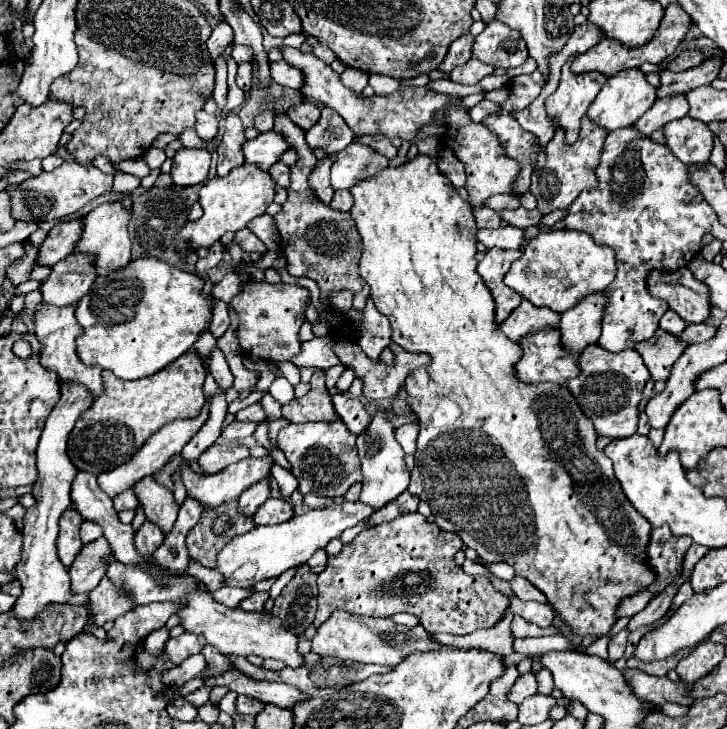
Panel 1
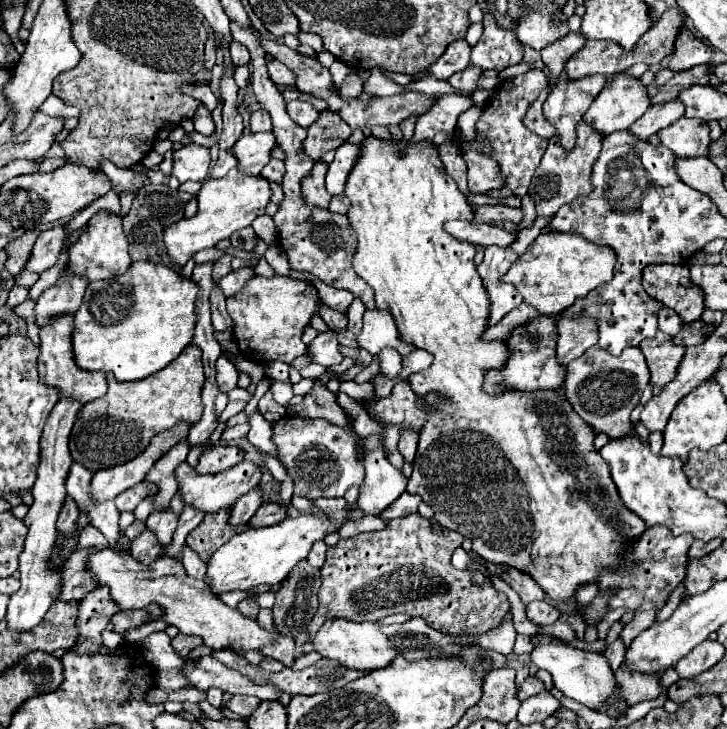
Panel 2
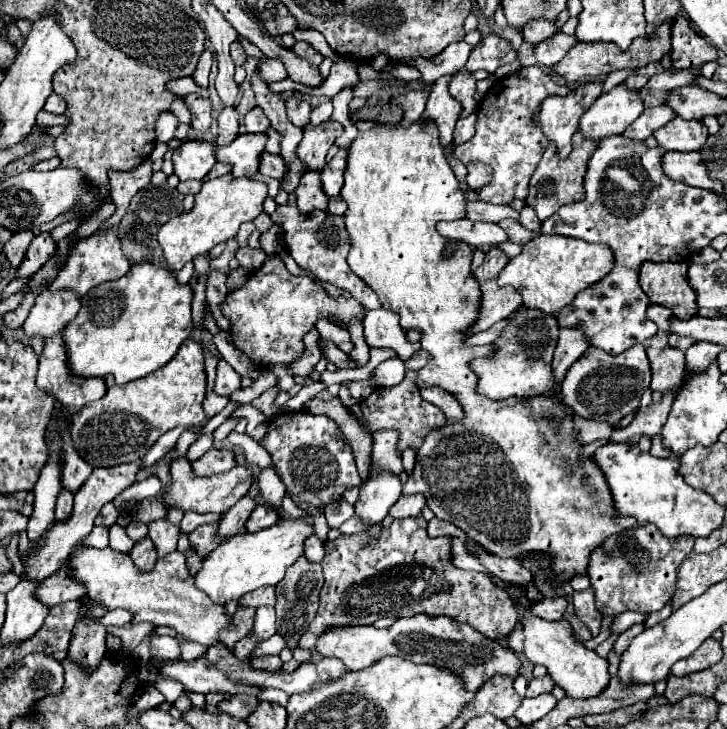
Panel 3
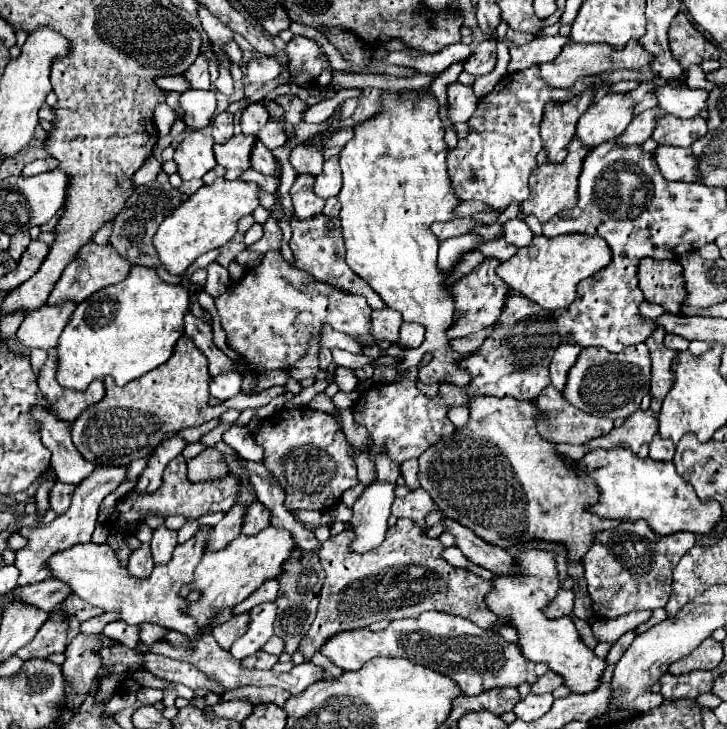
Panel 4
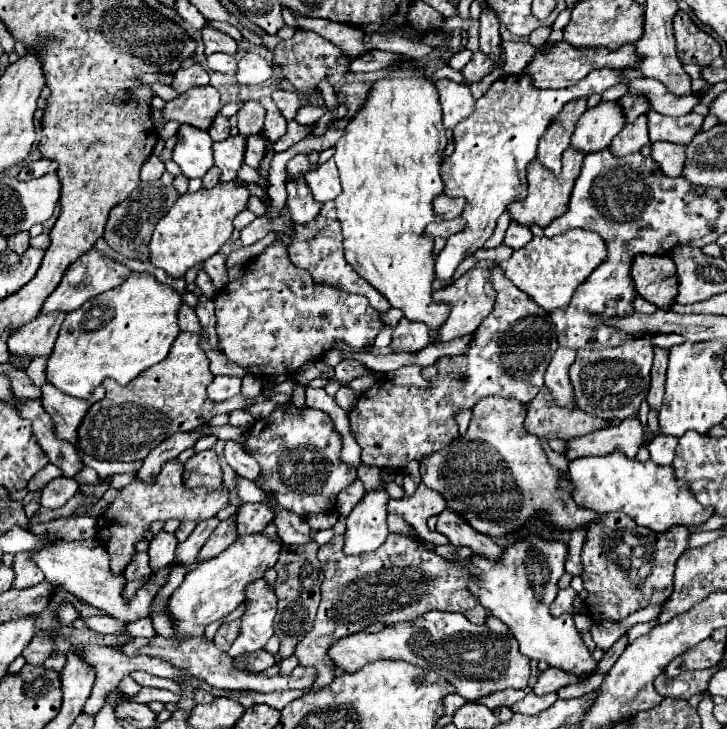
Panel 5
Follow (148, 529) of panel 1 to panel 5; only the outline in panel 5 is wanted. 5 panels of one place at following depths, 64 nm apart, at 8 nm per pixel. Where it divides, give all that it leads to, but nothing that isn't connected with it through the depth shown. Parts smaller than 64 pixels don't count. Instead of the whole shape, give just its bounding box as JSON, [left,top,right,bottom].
[122,552,150,600]

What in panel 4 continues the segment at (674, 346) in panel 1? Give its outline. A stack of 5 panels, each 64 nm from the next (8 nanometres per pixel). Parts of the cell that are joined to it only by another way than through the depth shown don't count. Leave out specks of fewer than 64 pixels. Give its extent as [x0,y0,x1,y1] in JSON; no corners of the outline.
[646,328,676,400]

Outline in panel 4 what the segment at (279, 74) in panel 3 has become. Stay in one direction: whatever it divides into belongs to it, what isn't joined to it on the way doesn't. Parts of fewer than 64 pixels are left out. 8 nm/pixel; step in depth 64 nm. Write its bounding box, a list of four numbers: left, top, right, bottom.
[244,56,282,84]

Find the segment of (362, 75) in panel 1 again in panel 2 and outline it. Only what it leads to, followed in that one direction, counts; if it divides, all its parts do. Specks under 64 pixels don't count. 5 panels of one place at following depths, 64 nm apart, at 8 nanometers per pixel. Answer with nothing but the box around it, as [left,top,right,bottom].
[340,73,364,100]

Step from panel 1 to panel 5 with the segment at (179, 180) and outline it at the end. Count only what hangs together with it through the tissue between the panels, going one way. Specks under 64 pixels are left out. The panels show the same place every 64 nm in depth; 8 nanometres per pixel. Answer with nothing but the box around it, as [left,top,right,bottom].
[174,124,212,178]

